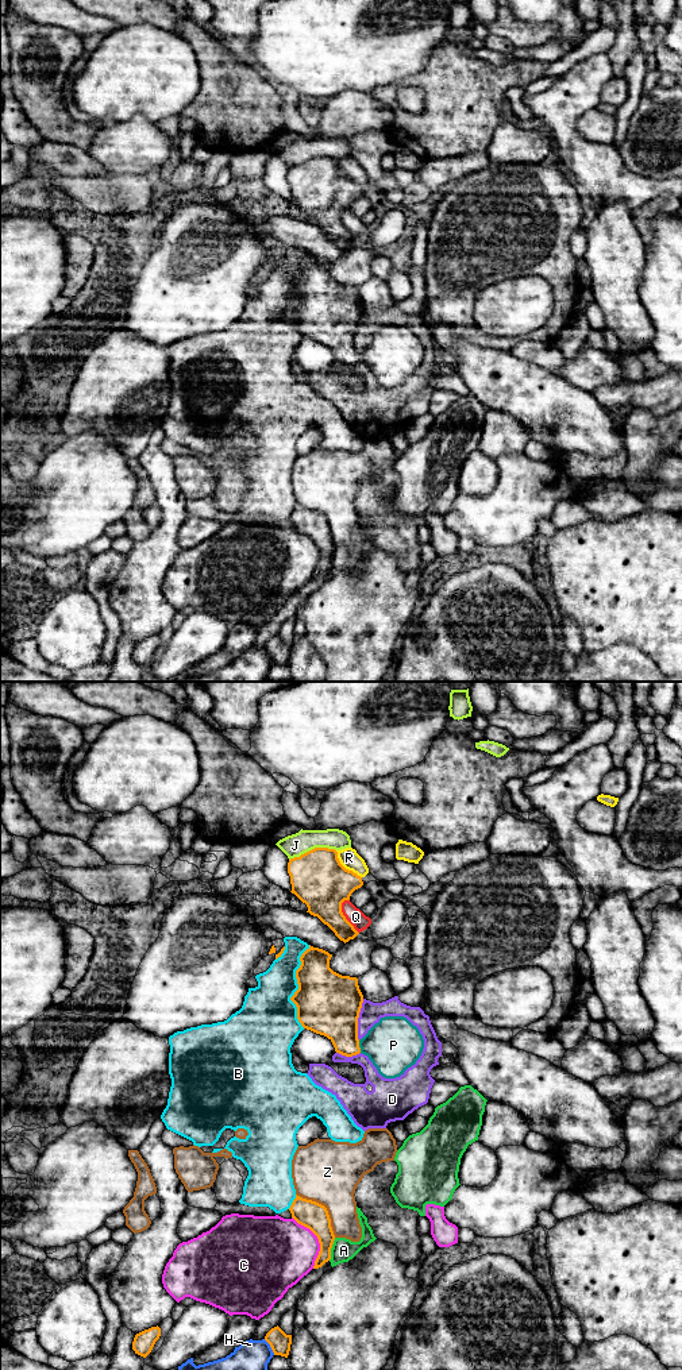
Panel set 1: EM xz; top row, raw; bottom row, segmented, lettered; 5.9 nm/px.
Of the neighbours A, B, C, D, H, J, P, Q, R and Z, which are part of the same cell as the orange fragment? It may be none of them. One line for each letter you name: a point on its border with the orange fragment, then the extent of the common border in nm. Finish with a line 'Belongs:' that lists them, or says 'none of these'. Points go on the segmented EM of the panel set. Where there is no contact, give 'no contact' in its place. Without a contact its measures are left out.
P: xz (358, 1046) | 80 nm
Belongs: P

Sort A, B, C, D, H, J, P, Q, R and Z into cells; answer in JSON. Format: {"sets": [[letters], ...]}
{"sets": [["A"], ["B"], ["C"], ["D"], ["H"], ["J"], ["P"], ["Q"], ["R"], ["Z"]]}

